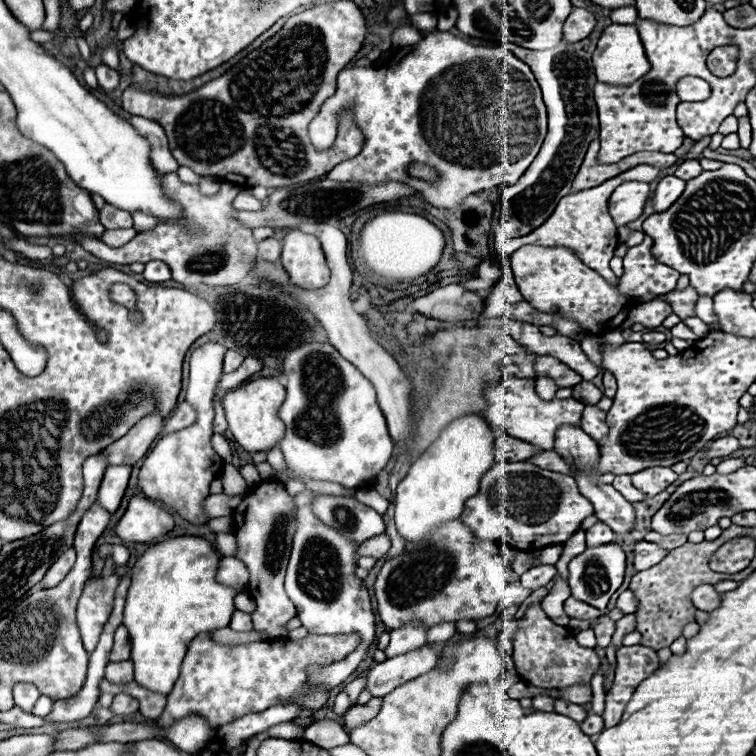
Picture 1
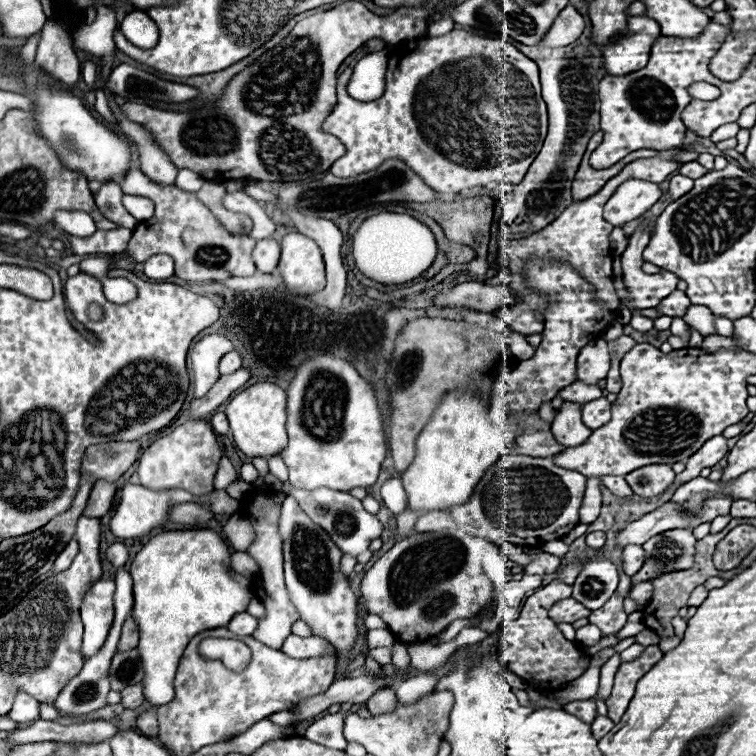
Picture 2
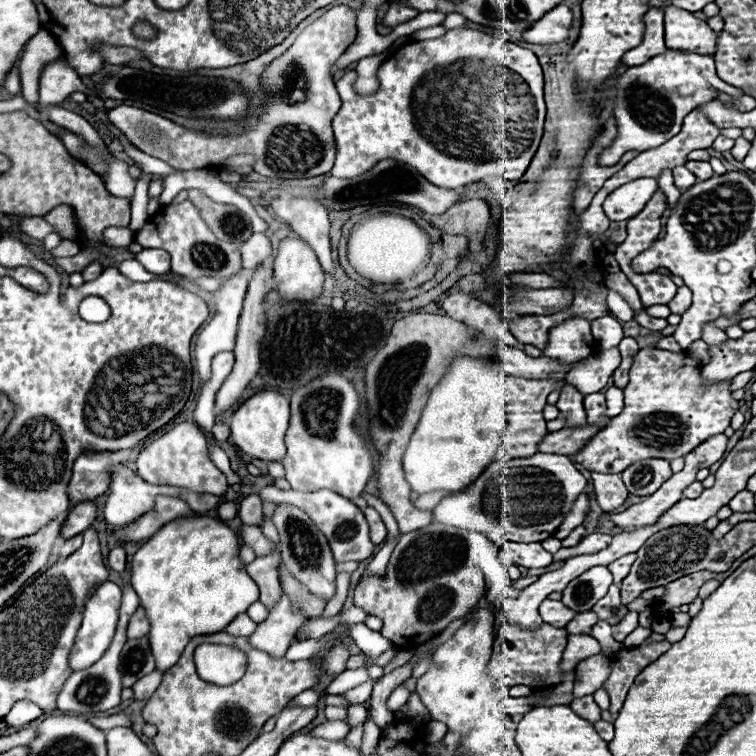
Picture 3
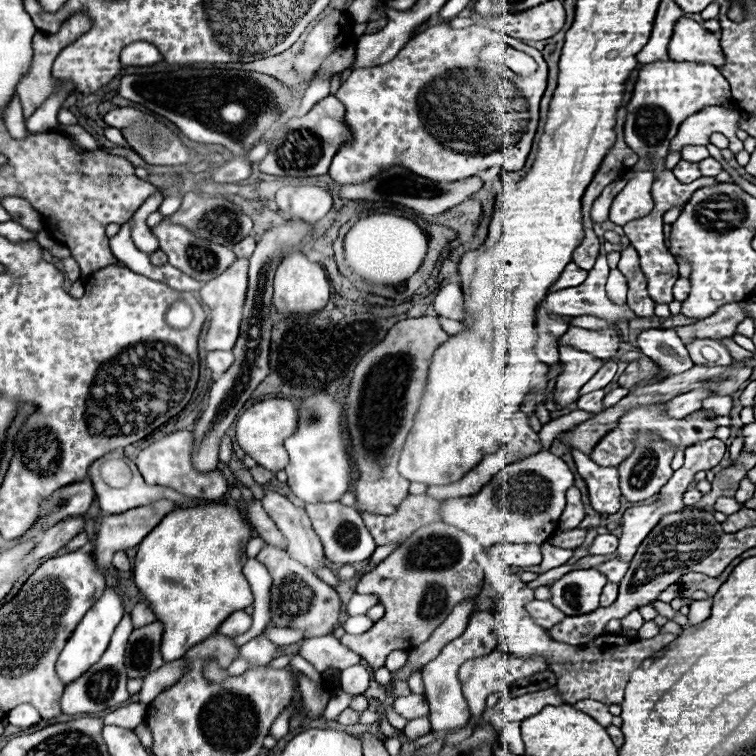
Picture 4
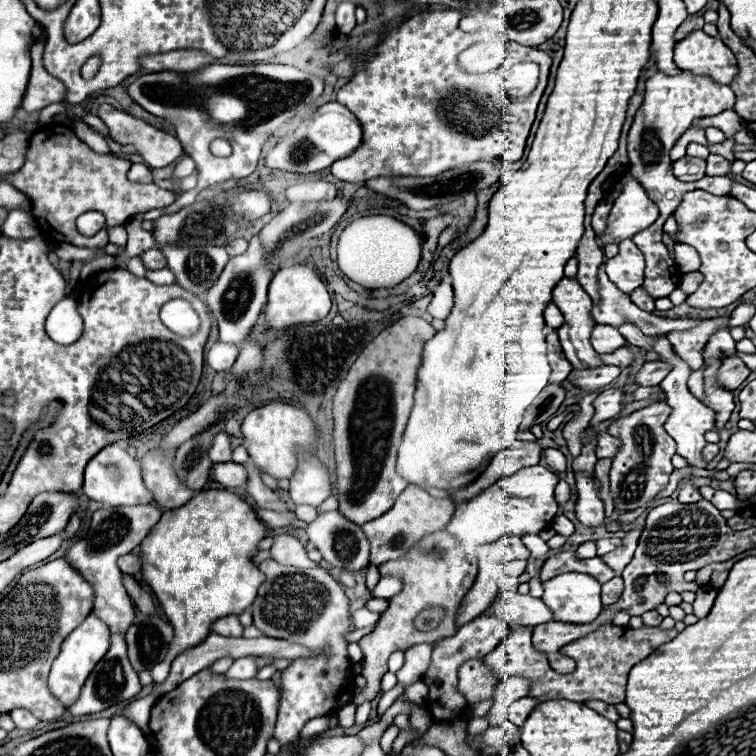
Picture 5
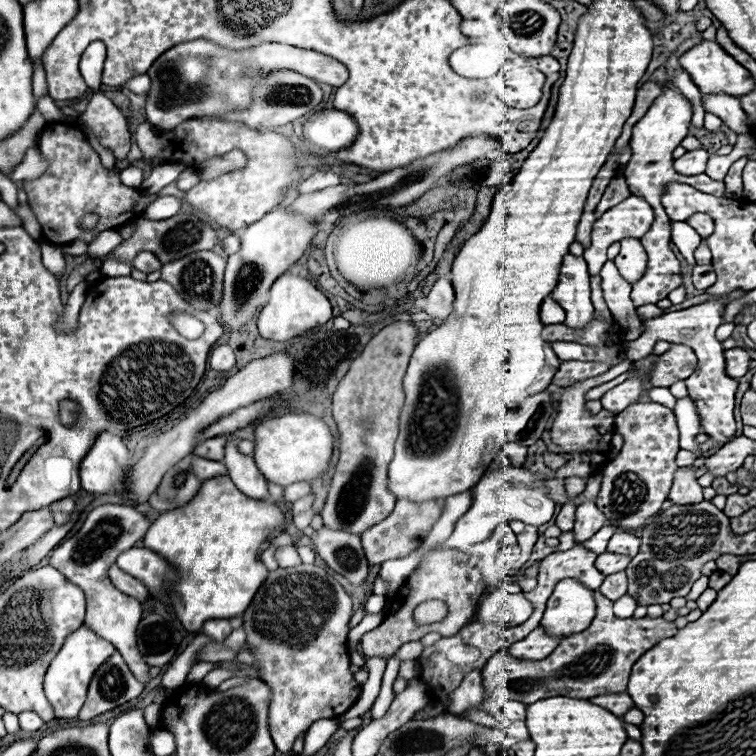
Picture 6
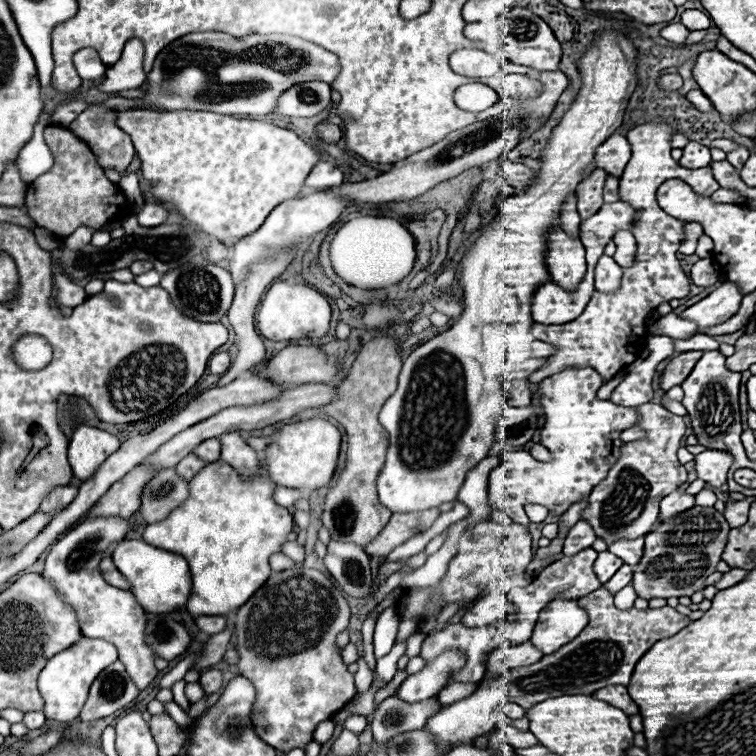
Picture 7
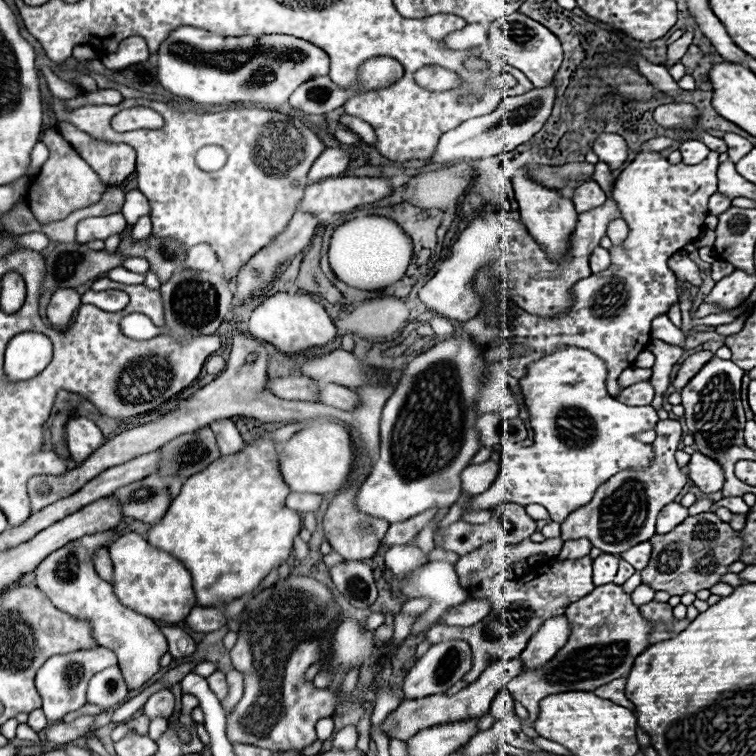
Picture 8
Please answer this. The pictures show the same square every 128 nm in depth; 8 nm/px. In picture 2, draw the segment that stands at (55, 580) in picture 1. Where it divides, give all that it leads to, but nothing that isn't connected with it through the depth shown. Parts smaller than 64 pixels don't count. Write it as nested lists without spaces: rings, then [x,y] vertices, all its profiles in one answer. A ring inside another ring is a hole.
[[[70,540],[70,544],[60,552],[58,560],[54,562],[54,574],[64,572],[66,568],[70,568],[70,564],[72,564],[72,560],[74,560],[76,554],[78,554],[78,542],[76,540]]]

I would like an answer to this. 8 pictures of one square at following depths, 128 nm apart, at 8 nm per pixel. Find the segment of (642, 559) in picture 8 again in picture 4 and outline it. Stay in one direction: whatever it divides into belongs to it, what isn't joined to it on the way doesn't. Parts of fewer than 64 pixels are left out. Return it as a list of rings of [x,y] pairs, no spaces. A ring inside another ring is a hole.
[[[598,534],[586,552],[588,554],[606,554],[606,552],[616,552],[616,548],[618,548],[618,538],[614,534]]]

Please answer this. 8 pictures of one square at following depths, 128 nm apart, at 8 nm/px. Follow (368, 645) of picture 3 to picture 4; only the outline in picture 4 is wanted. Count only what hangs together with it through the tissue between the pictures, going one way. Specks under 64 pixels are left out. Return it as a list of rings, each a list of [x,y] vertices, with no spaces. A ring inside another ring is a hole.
[[[350,616],[344,626],[342,626],[348,634],[364,634],[372,628],[372,622],[368,616]],[[362,664],[344,668],[340,674],[341,688],[350,694],[364,694],[370,682],[370,670]]]

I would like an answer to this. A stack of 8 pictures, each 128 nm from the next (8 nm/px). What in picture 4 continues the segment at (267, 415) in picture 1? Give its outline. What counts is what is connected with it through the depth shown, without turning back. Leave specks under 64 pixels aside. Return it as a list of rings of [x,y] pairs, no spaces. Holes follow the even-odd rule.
[[[266,398],[254,406],[250,406],[238,420],[236,420],[236,442],[240,448],[252,456],[258,466],[264,466],[272,472],[286,468],[288,452],[284,450],[284,438],[294,432],[298,426],[298,410],[290,400],[284,398]]]

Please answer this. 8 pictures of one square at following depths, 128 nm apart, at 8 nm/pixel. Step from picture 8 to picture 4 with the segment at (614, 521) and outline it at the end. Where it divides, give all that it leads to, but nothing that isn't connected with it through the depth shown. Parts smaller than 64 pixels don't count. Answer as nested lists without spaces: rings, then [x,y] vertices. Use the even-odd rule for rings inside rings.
[[[702,386],[702,388],[694,388],[690,392],[684,392],[676,398],[672,398],[666,408],[670,412],[670,416],[686,416],[686,412],[694,412],[702,406],[702,400],[708,398],[710,394],[714,394],[710,388]],[[638,436],[638,448],[618,466],[622,496],[630,502],[640,502],[658,494],[658,488],[674,472],[670,468],[674,452],[662,440],[654,440],[654,436]]]

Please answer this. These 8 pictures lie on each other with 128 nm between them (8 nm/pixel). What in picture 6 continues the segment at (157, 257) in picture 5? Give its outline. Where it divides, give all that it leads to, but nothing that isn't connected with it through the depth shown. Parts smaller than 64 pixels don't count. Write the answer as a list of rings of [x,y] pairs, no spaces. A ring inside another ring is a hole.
[[[138,252],[136,258],[134,258],[134,268],[140,270],[140,272],[154,272],[154,270],[160,270],[162,268],[162,262],[152,254],[152,252]]]

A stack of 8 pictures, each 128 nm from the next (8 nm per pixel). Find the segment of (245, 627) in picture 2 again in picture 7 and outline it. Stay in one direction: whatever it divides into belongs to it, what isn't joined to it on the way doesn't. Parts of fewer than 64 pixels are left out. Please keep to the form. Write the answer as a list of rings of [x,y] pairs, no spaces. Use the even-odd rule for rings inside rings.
[[[198,616],[198,618],[196,618],[196,626],[198,626],[204,634],[214,636],[214,634],[224,632],[224,628],[226,628],[226,618],[224,618],[224,616]]]

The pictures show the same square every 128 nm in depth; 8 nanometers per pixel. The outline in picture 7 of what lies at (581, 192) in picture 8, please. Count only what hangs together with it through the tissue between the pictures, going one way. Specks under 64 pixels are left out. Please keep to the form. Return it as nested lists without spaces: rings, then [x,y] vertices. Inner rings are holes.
[[[596,168],[576,190],[578,196],[578,214],[582,220],[594,216],[602,206],[602,188],[606,182],[606,170]]]

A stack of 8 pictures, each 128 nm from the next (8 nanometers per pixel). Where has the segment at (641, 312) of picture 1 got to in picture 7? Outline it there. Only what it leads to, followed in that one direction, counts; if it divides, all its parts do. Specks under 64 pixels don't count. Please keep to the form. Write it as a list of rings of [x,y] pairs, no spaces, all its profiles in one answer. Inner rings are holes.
[[[706,258],[706,260],[698,260],[694,266],[692,266],[692,272],[690,272],[690,278],[696,286],[712,286],[714,282],[718,282],[718,266],[714,264],[714,260]]]

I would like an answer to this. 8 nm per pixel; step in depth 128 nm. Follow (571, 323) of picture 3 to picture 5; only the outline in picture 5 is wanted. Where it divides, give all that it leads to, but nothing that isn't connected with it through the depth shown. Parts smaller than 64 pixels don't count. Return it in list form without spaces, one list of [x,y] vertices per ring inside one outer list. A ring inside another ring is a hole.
[[[596,324],[590,334],[590,344],[598,354],[612,354],[614,350],[622,348],[626,340],[618,332],[618,328],[608,326],[608,324]]]

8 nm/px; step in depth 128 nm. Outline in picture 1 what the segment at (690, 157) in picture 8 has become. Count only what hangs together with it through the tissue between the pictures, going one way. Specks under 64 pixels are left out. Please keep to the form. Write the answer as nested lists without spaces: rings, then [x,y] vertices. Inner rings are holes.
[[[676,176],[662,178],[650,198],[654,212],[666,212],[666,208],[670,208],[670,204],[674,204],[674,200],[678,200],[678,196],[684,192],[684,186],[686,182],[678,180]]]

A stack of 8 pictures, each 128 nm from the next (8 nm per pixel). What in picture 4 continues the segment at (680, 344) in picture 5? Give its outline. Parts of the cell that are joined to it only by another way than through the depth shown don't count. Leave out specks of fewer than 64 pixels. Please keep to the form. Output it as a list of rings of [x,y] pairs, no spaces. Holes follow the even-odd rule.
[[[726,304],[714,312],[714,316],[708,316],[706,320],[700,320],[698,324],[688,324],[688,326],[678,326],[676,332],[682,338],[684,344],[690,344],[696,338],[730,338],[736,332],[736,326],[748,318],[748,312],[744,306],[738,304]]]

